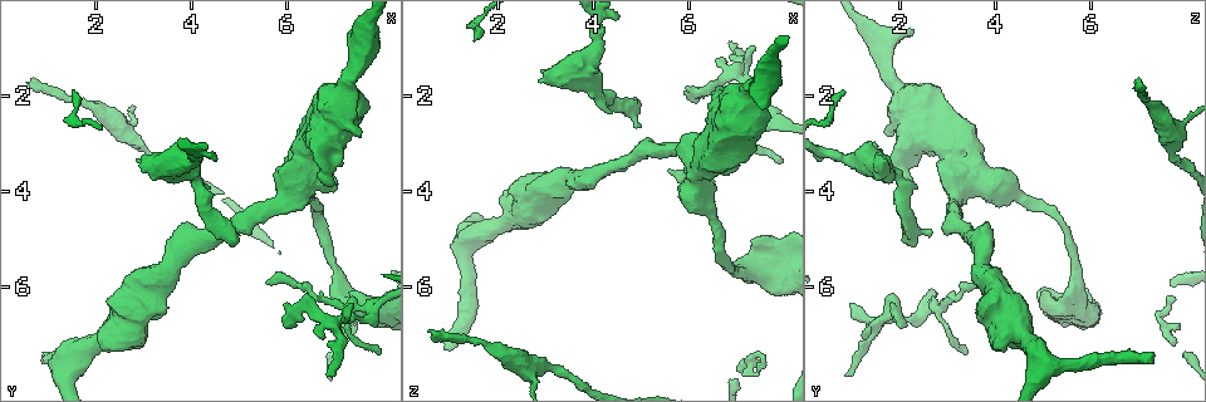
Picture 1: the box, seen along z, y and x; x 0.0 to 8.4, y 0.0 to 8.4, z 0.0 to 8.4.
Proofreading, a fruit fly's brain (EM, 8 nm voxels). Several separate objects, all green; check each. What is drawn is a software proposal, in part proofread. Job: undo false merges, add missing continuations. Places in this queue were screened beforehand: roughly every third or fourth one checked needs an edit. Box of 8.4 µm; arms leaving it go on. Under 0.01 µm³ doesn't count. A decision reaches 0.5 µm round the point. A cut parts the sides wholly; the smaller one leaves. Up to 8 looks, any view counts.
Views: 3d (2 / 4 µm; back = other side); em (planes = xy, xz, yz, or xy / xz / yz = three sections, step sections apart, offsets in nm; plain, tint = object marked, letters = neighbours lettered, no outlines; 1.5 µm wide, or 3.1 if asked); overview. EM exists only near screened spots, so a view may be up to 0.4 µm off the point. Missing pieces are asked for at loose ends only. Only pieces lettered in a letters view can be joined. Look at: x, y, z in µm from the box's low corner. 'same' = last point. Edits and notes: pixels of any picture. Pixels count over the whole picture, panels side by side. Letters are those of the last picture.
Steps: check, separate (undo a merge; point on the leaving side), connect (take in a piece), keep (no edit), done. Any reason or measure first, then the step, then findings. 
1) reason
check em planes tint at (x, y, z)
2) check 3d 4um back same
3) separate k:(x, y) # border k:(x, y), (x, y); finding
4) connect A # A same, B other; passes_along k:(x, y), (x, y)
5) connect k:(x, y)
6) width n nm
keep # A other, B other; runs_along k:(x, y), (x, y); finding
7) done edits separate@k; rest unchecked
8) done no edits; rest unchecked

stops while still wide
check em planes plain at (2.80, 3.40, 1.75)

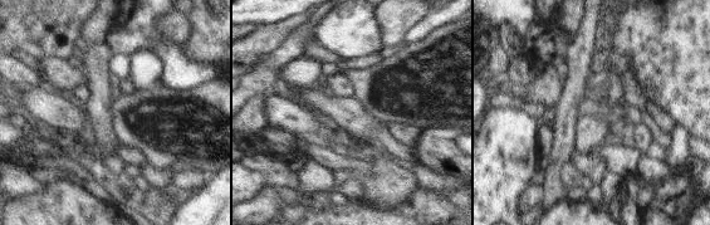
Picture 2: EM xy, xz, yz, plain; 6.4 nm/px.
check em planes letters same

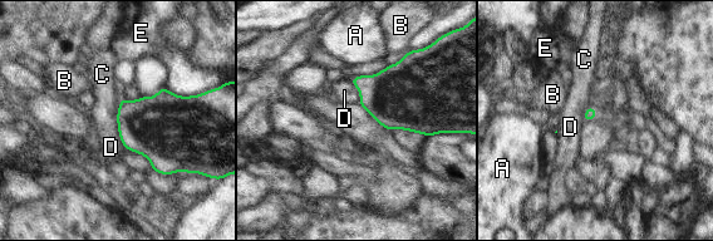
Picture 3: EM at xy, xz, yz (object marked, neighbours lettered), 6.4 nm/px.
keep # A other, B other, C other, D other, E other; border 3:(116, 116), (119, 139), (126, 148); none of them fits

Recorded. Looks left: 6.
thick turns thin
check em planes letters at (1.50, 2.10, 7.10)

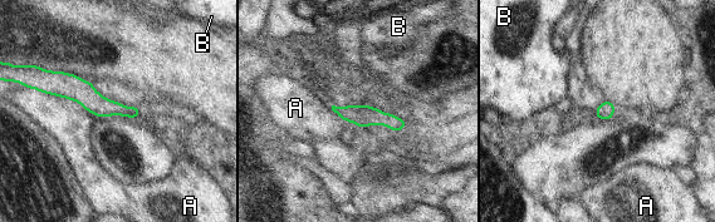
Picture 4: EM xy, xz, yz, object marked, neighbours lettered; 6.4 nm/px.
width 110 nm
keep # A other, B other; border 4:(33, 88), (73, 99), (98, 117); continuous, no second neuron

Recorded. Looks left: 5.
branch stops here
check em xy step 8 letters at (0.85, 7.45, 7.25)

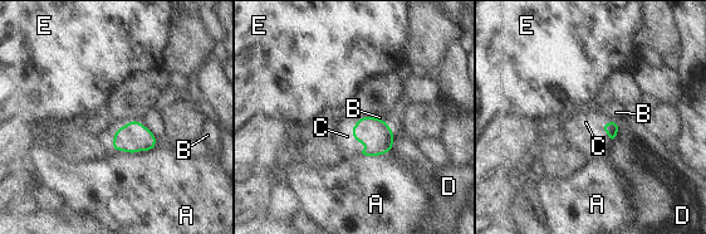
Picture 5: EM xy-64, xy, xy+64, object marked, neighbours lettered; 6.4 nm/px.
another direction
check em planes letters same

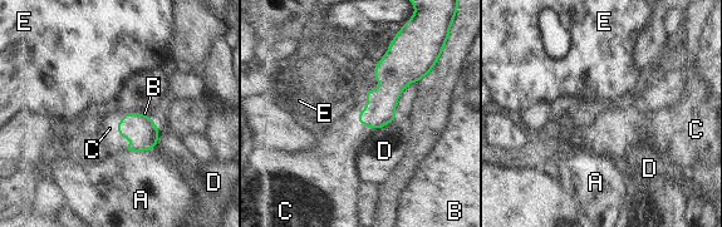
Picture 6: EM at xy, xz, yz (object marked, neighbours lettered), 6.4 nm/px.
connect C # A other, B other, C same, D other, E other; the neuron continues

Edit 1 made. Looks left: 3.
done edits connect@6; rest unchecked

